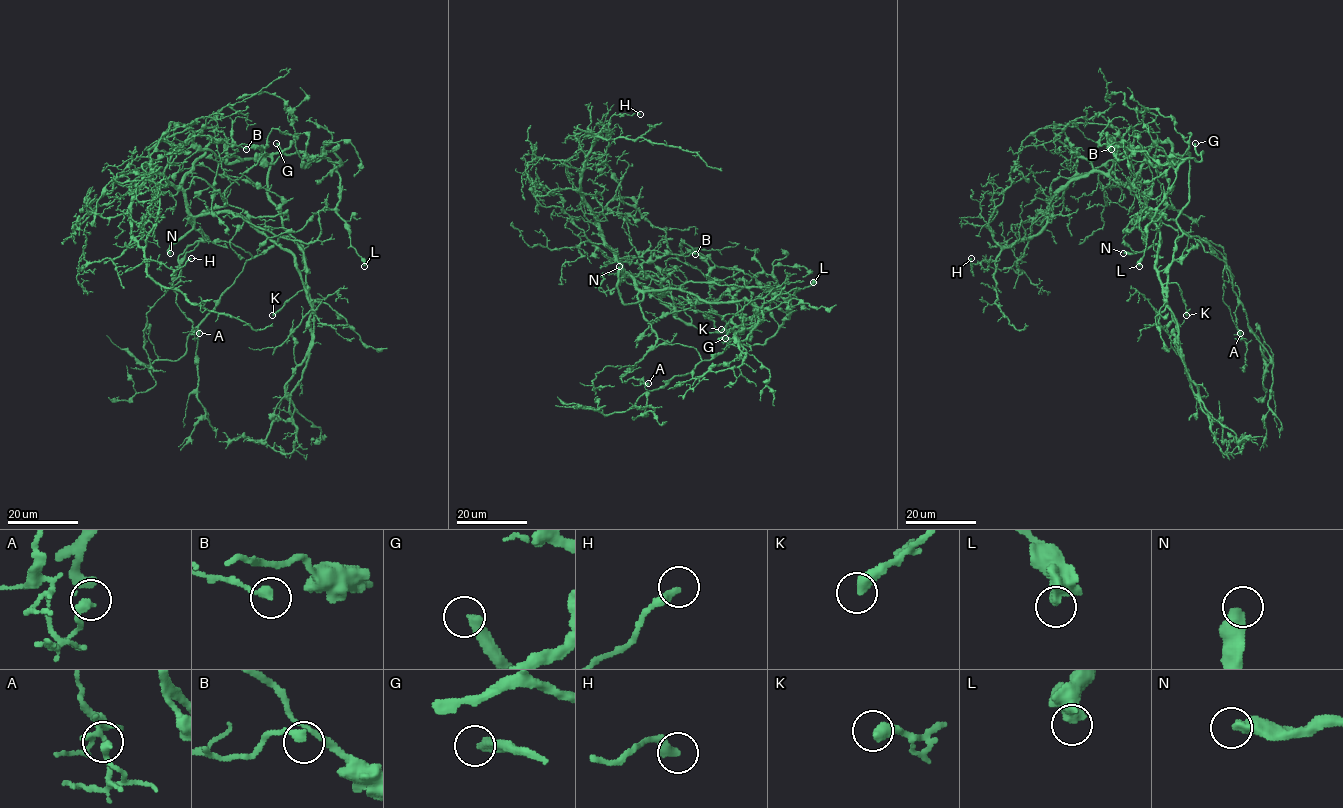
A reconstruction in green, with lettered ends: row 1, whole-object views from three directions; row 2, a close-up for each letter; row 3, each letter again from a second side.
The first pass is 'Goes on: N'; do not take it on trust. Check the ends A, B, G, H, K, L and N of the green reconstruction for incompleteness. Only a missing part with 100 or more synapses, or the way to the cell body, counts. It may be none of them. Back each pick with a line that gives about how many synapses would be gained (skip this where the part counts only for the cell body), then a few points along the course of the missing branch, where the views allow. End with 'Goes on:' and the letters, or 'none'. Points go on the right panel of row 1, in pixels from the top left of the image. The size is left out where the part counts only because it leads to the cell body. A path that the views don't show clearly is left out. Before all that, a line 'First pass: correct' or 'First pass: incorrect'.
First pass: correct
N: course (1123, 253), (1076, 299), (1029, 417), (992, 457), (977, 450), (967, 432), (966, 398), (981, 386)
Goes on: N

